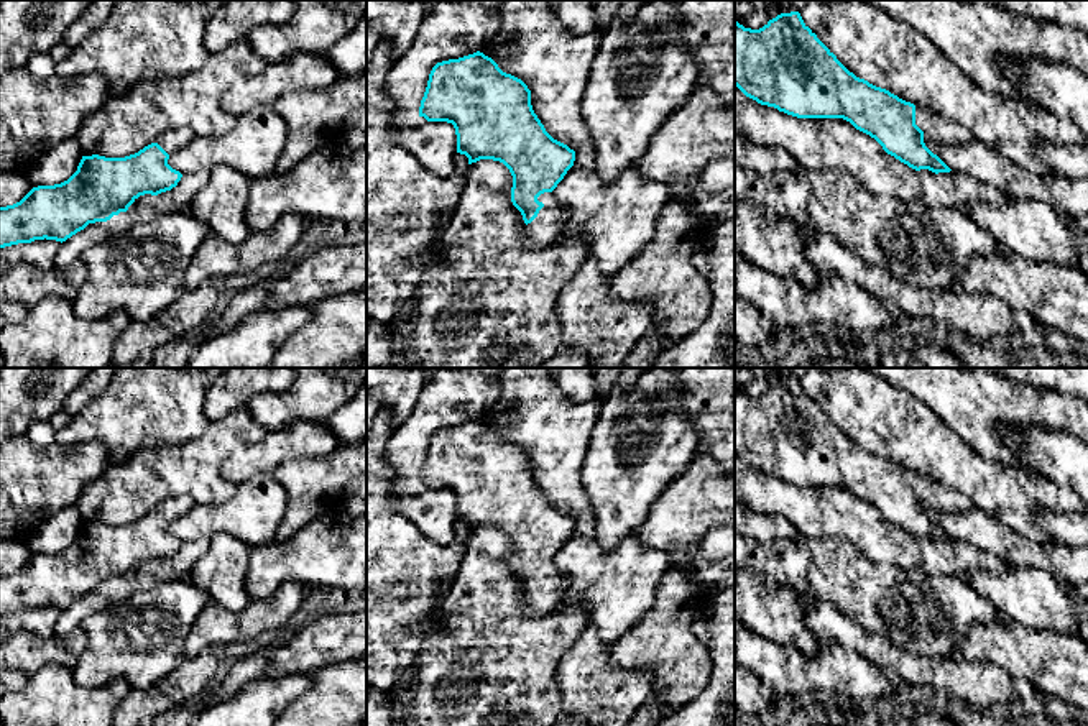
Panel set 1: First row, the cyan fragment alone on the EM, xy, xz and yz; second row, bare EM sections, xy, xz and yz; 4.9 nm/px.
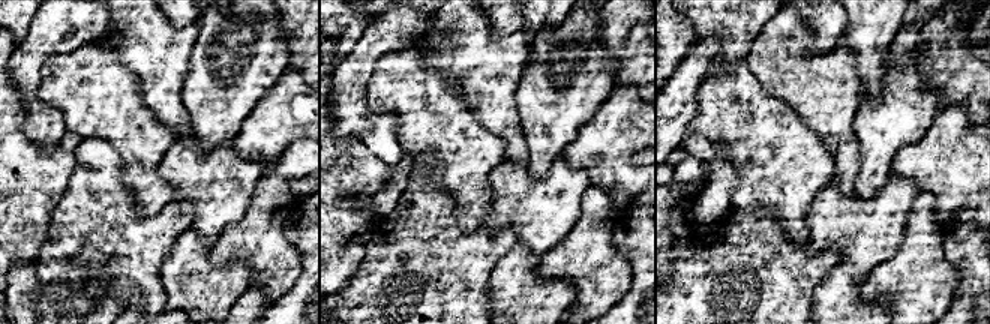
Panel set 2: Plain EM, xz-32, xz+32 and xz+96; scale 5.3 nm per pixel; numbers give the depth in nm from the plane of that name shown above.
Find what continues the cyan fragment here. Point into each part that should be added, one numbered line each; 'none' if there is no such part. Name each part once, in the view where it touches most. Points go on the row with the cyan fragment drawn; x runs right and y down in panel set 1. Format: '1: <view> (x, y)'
1: xz (546, 227)

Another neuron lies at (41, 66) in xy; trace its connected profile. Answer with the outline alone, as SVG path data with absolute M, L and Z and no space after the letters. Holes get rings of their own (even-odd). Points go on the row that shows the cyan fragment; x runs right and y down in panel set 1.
M36 53L28 59L26 69L33 79L44 80L56 74L56 62L49 53Z

